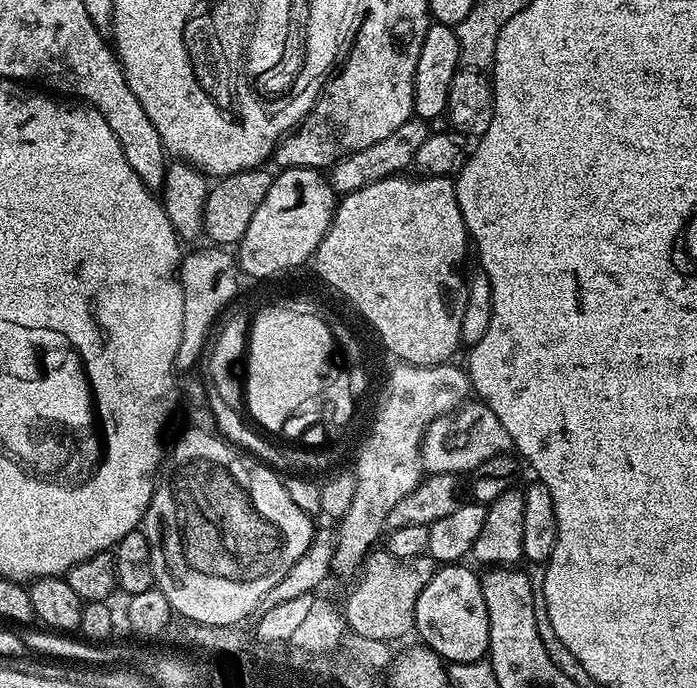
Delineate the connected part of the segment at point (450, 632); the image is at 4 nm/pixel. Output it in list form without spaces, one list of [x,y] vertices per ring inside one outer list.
[[[457,562],[437,567],[416,603],[415,635],[420,635],[441,660],[454,664],[483,661],[490,642],[490,618],[486,614],[486,598],[482,598],[480,576],[466,565]]]

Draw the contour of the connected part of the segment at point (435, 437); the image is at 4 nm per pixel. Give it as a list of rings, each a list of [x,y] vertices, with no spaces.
[[[465,402],[447,416],[439,416],[434,423],[424,430],[424,440],[420,443],[420,463],[425,473],[447,472],[453,474],[471,474],[482,462],[495,460],[507,453],[510,441],[506,434],[506,426],[498,422],[494,410],[490,410],[483,402]]]

